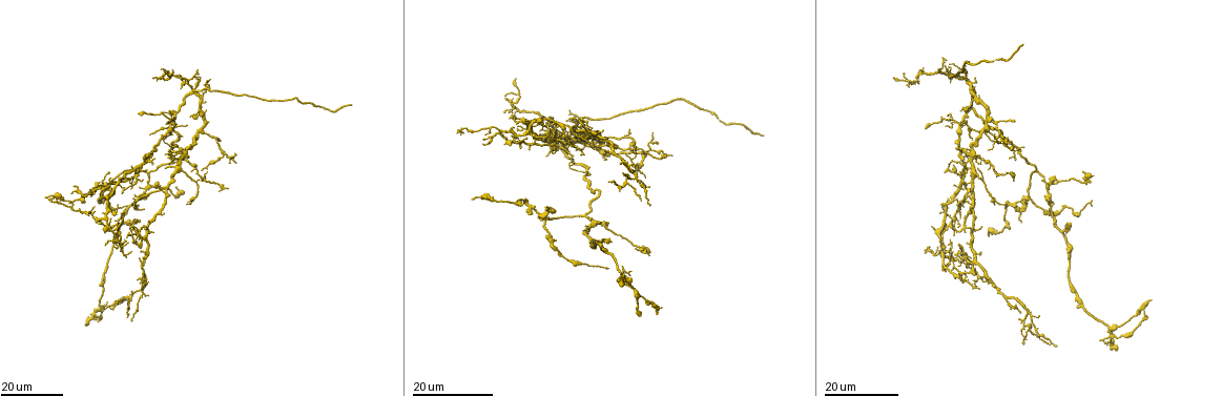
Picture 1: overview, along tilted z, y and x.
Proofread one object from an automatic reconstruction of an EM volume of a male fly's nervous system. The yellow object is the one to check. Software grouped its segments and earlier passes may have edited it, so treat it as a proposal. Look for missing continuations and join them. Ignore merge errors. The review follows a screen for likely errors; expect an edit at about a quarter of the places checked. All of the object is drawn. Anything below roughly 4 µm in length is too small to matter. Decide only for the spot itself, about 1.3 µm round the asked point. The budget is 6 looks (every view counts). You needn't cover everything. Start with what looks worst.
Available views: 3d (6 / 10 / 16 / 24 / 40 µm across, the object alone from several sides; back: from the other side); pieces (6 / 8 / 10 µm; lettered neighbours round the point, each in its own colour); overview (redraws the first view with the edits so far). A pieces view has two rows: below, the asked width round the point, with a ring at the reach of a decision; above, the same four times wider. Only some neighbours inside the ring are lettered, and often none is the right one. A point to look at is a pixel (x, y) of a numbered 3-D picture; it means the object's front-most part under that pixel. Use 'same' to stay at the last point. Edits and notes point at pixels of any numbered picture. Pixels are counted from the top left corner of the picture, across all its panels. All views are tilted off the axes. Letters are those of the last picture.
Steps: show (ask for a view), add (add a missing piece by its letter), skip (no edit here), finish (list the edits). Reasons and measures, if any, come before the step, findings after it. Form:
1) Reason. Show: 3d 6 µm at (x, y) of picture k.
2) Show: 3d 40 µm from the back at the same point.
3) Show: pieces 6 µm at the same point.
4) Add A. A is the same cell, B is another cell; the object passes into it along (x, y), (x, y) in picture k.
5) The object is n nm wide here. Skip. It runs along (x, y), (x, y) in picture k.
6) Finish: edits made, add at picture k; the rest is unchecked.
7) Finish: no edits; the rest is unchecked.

Free end. Show: 3d 16 µm at (763, 137) of picture 1.

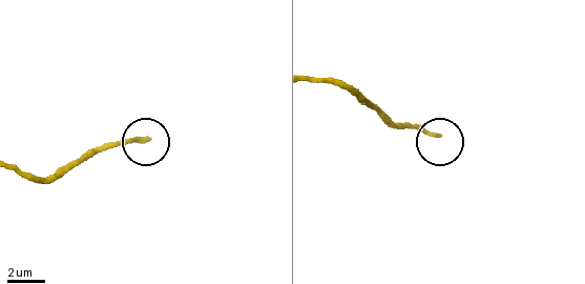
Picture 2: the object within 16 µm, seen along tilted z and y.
Show: pieces 8 µm at (438, 134) of picture 2.

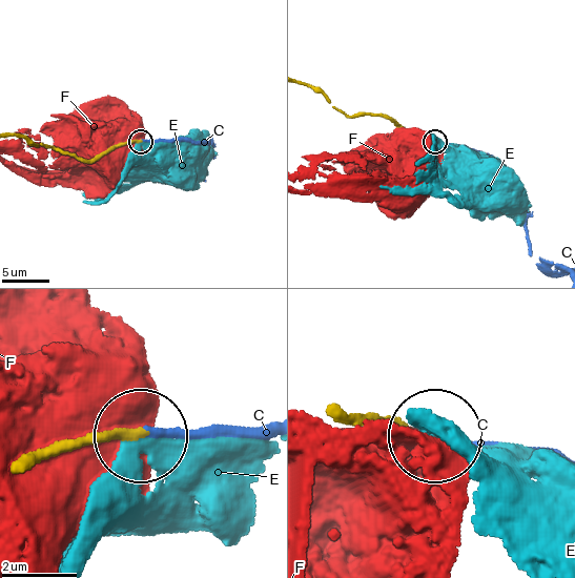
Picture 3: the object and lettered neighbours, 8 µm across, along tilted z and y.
Add C. C is the same cell, E and F are other cells; the object passes into it along (55, 451), (175, 429), (269, 437) in picture 3; it goes on there.

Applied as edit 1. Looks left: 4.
An open end. Show: 3d 16 µm at (167, 166) of picture 1.

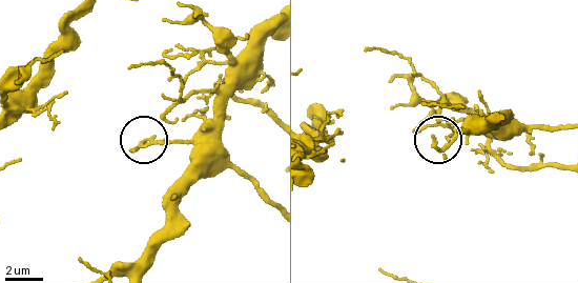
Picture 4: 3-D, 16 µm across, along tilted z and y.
Closer look. Show: 3d 6 µm at (435, 137) of picture 4.

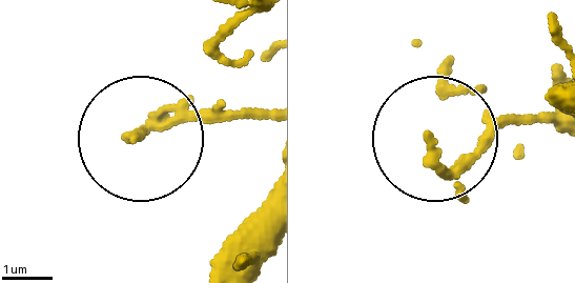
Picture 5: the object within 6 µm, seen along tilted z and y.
What lies round it. Show: pieces 6 µm at (135, 135) of picture 5.

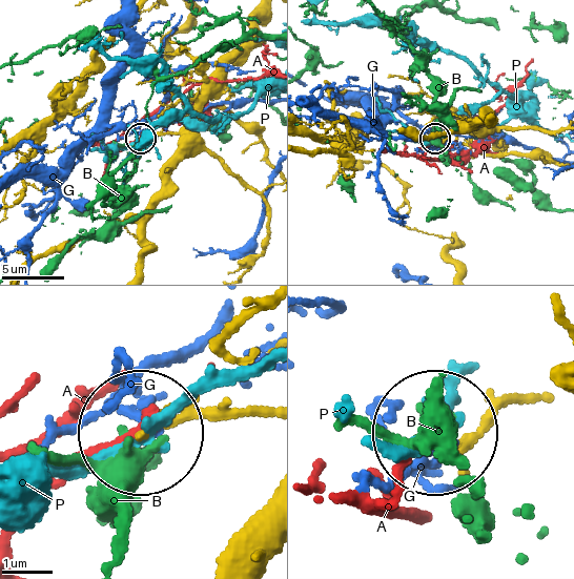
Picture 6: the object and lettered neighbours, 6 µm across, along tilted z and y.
Skip. A, B, G and P are other cells; no lettered piece goes on from it.

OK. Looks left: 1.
Finish: edits made, add at picture 3; the rest is unchecked.

